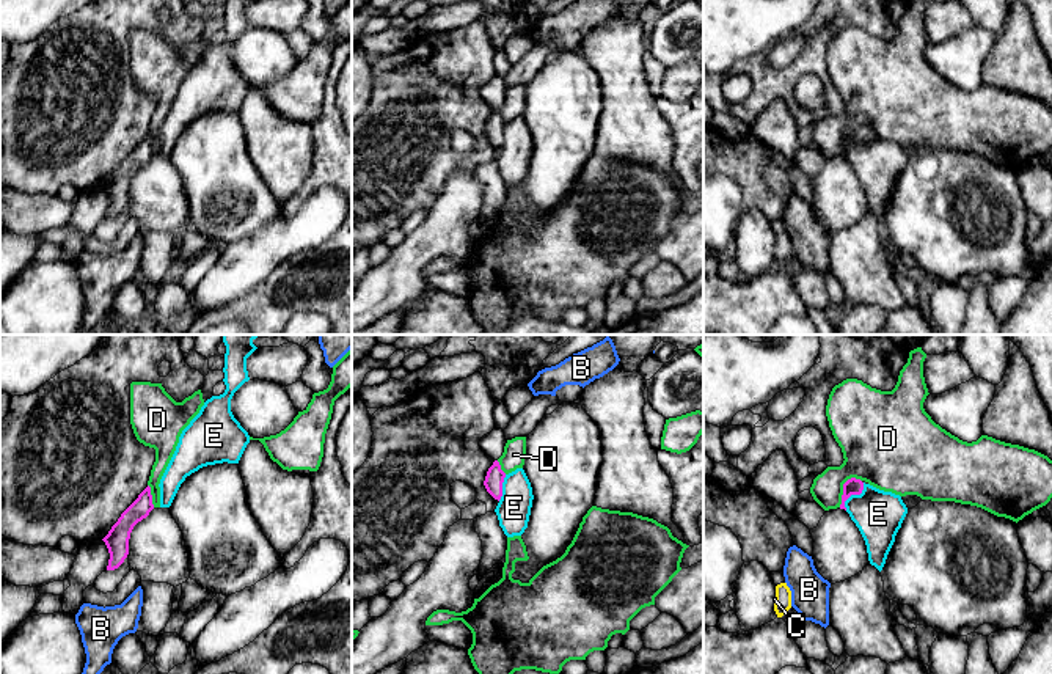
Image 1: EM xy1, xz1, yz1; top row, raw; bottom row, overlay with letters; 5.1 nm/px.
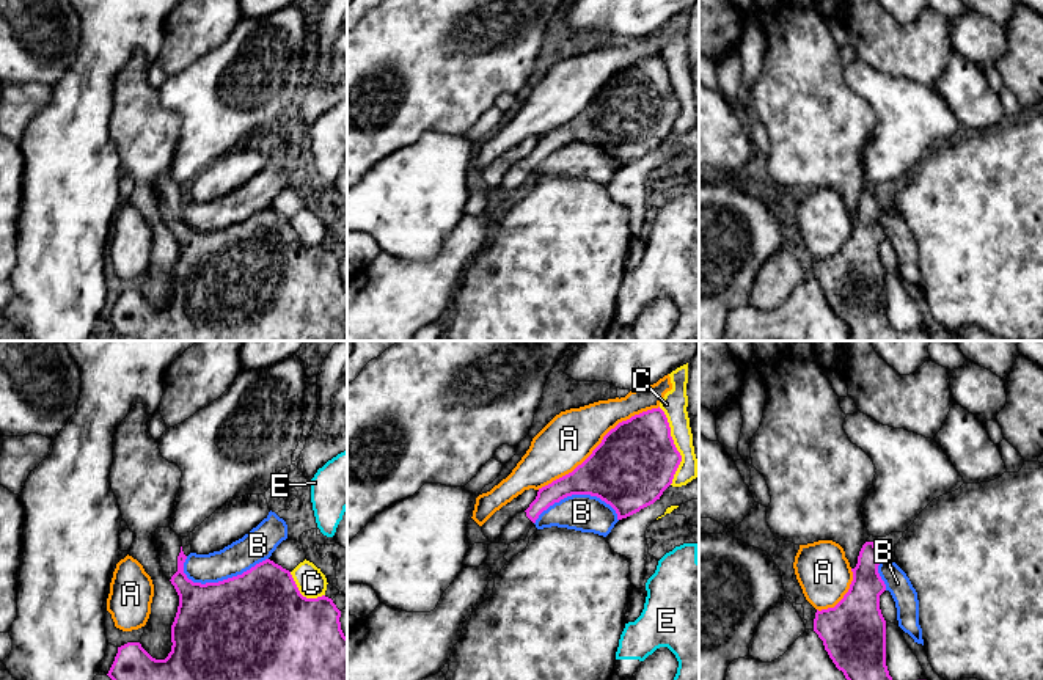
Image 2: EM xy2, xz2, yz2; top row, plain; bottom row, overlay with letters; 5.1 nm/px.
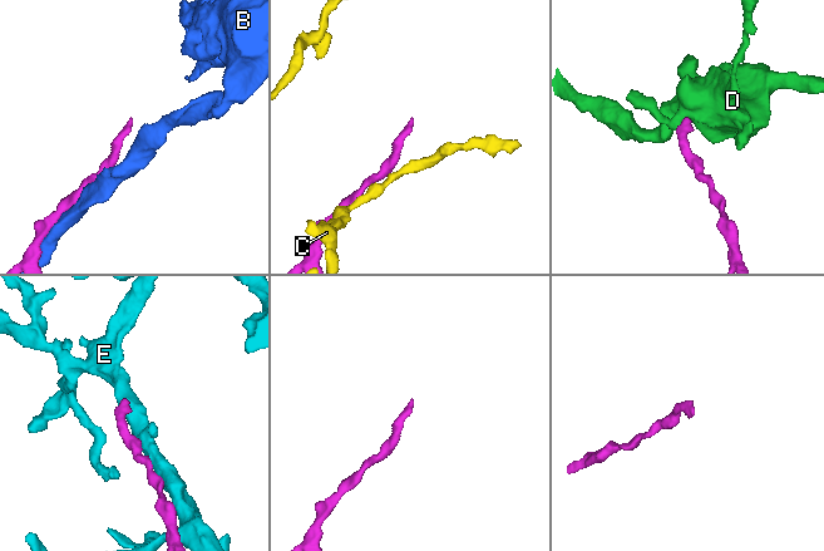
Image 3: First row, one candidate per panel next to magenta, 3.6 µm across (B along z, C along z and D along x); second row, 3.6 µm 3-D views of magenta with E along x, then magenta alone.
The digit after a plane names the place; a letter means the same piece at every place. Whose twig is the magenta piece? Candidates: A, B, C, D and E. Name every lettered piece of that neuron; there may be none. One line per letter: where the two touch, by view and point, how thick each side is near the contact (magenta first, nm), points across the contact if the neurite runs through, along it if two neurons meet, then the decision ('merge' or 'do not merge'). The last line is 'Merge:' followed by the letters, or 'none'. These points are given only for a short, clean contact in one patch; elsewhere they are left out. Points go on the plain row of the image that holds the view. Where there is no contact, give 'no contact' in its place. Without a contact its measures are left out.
A: xz2 (599, 93) | 420/280 nm | do not merge
B: xy2 (225, 228) | 500/160 nm | do not merge
C: xz2 (674, 95) | 420/130 nm | do not merge
D: yz1 (843, 135) | 90/340 nm | along yz1 (859, 126), (850, 126), (843, 132), (842, 151), (839, 154) | do not merge
E: yz1 (853, 142) | 90/240 nm | do not merge
Merge: none

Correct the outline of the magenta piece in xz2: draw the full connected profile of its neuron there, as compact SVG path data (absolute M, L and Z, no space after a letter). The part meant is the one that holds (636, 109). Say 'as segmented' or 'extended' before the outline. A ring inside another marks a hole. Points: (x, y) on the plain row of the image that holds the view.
extended; M658 55L635 63L611 77L592 102L572 121L539 137L529 155L517 162L492 192L511 193L525 188L543 159L572 143L597 144L616 159L617 168L627 166L660 148L663 140L672 132L680 110L682 104L671 85L664 60Z

